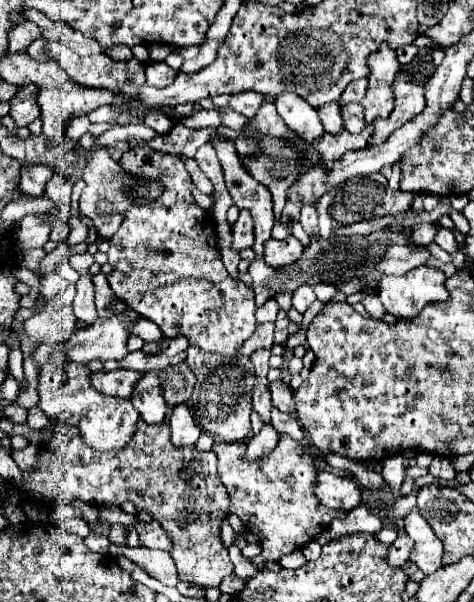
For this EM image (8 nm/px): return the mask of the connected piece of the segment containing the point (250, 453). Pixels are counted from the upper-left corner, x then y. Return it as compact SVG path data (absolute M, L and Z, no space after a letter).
M264 425L264 427L260 429L260 433L250 439L248 451L246 451L246 459L248 459L248 461L254 461L254 459L258 459L258 457L268 455L270 451L274 451L278 439L280 439L280 433L278 433L272 425Z

